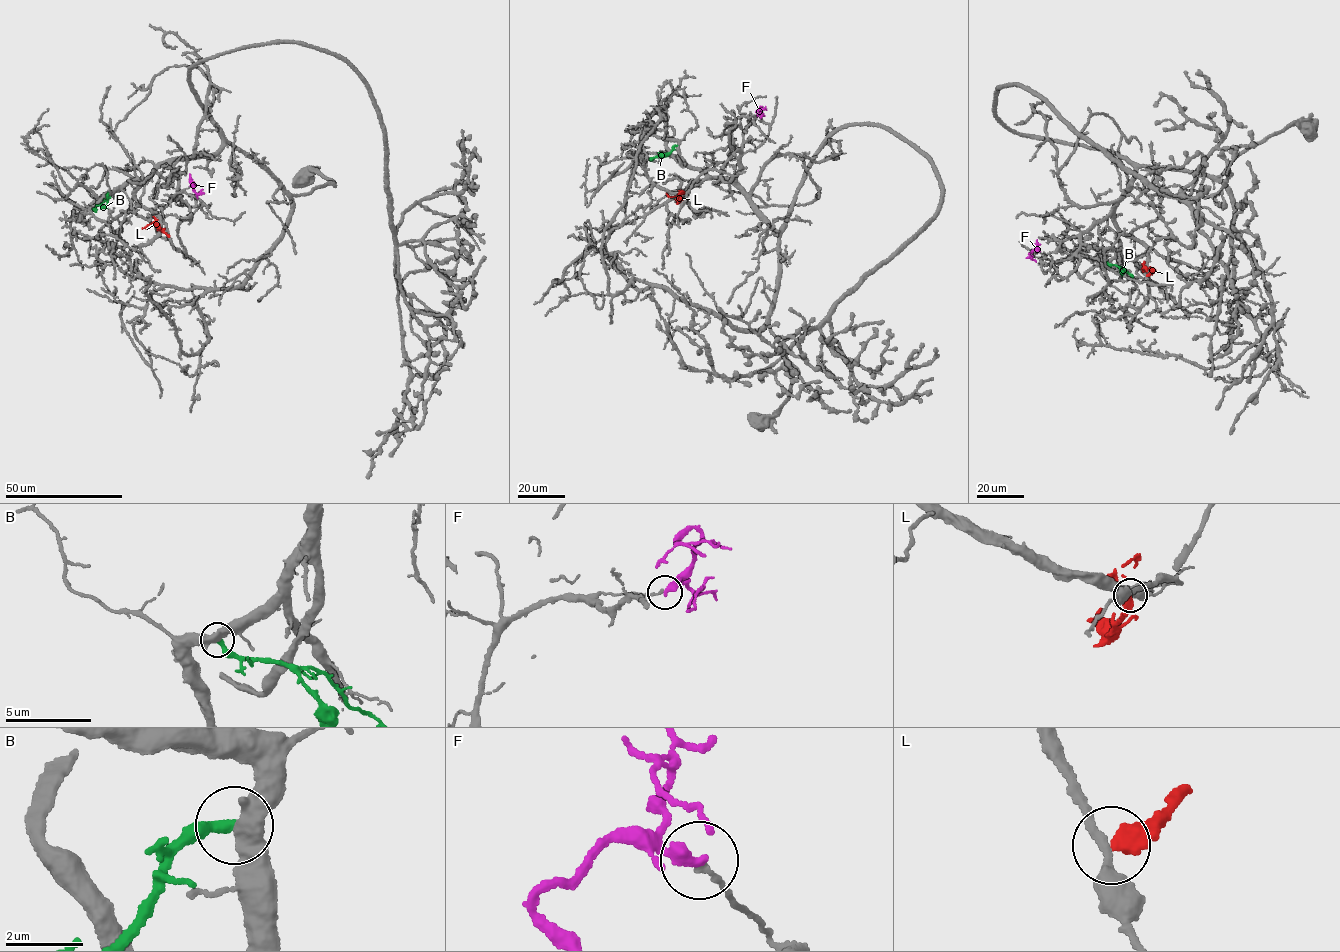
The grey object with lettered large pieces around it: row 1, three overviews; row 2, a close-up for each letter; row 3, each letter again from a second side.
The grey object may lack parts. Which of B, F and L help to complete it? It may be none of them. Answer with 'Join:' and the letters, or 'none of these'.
Join: none of these

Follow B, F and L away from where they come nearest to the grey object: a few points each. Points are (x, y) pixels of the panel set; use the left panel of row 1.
B: (108, 193), (106, 200), (95, 206), (95, 212)
F: (190, 186), (191, 184), (196, 193), (203, 192)
L: (169, 236), (153, 224), (143, 228)

